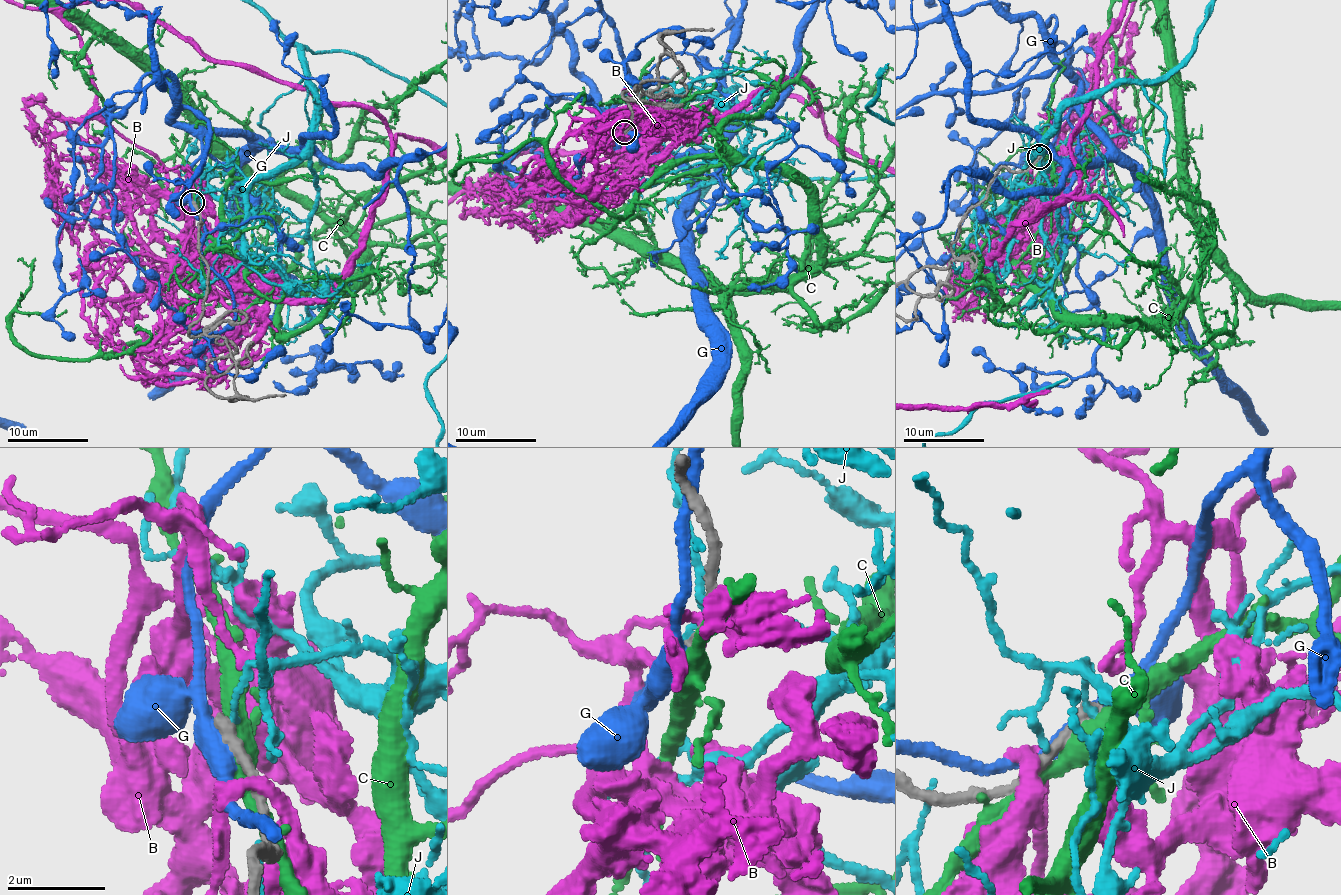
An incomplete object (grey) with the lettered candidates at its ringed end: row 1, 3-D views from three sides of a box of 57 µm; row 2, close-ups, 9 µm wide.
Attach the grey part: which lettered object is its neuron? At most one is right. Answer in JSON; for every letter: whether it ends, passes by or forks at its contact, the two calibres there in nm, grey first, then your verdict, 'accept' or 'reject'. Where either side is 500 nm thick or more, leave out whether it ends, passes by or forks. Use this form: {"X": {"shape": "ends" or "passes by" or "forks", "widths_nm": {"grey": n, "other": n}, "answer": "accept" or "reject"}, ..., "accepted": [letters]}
{"B": {"shape": "forks", "widths_nm": {"grey": 190, "other": 260}, "answer": "reject"}, "C": {"shape": "passes by", "widths_nm": {"grey": 200, "other": 420}, "answer": "reject"}, "G": {"shape": "passes by", "widths_nm": {"grey": 280, "other": 440}, "answer": "reject"}, "J": {"shape": "ends", "widths_nm": {"grey": 280, "other": 110}, "answer": "reject"}, "accepted": []}

